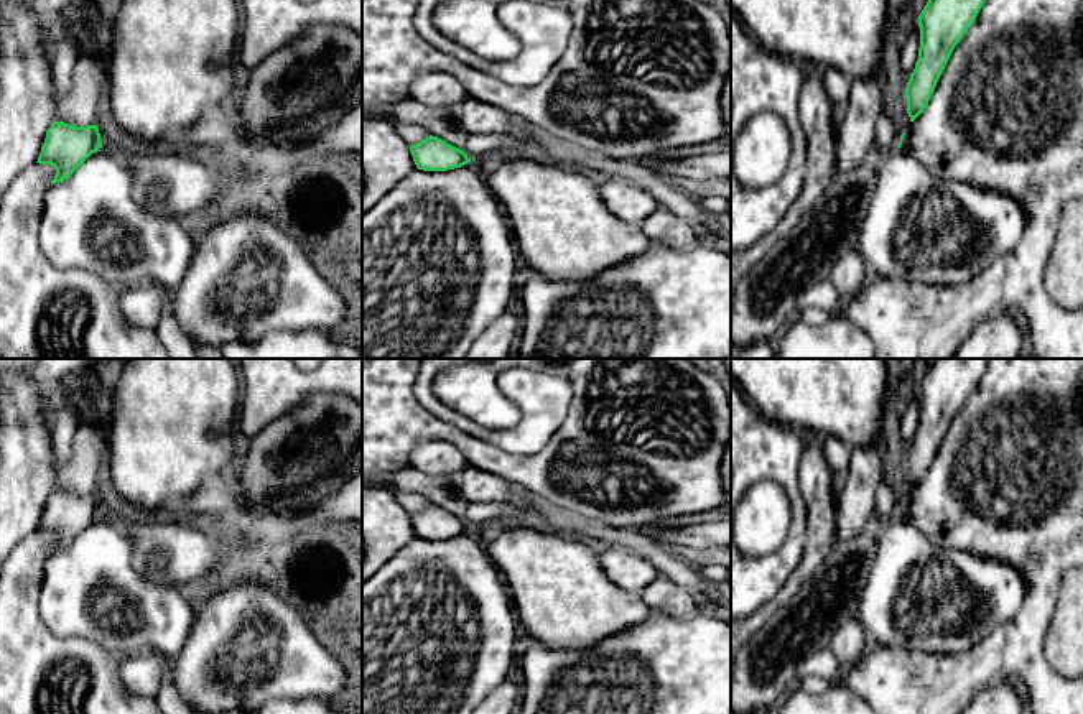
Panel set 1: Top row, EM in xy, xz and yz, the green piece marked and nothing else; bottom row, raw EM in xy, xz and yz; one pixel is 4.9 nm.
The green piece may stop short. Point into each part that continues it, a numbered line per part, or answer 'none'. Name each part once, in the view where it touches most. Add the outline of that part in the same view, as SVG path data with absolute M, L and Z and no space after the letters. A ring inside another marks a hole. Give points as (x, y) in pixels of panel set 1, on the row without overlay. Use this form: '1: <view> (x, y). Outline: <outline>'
none

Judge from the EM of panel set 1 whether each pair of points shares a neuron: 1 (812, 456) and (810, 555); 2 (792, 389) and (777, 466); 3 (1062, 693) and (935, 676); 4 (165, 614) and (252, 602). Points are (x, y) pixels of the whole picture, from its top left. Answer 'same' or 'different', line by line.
1: same
2: different
3: same
4: different

